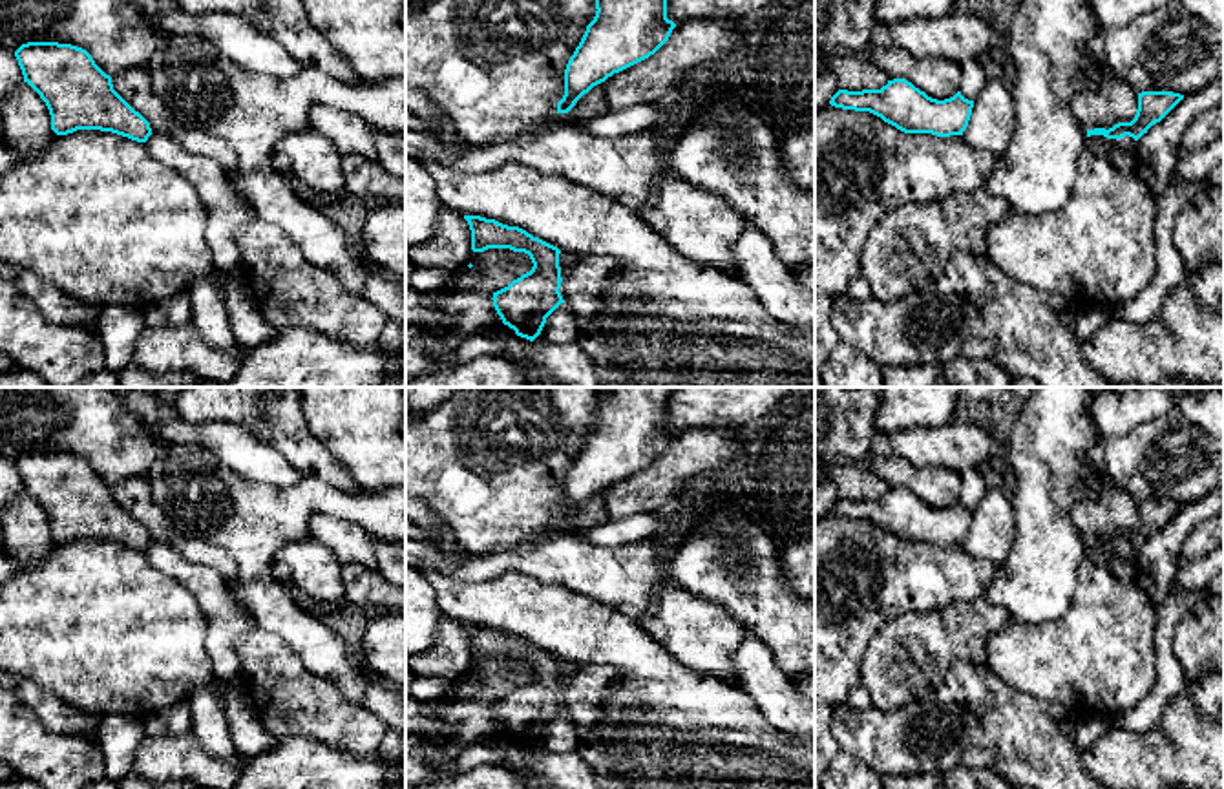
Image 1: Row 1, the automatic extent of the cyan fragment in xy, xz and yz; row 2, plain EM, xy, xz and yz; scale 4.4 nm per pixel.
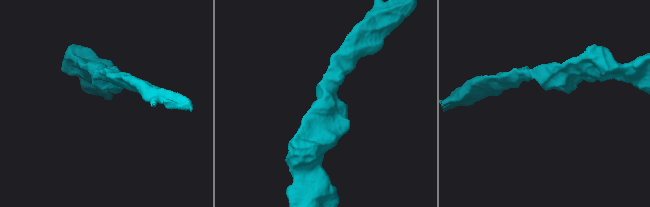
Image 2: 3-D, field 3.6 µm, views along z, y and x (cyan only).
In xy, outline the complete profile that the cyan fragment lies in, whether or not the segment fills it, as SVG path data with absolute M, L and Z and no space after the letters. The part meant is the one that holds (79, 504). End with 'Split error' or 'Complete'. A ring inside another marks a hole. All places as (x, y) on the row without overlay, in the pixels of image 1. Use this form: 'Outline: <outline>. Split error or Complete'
Outline: M27 451L15 466L27 491L46 511L51 539L68 544L100 539L146 552L150 531L115 499L91 464L71 453Z. Complete

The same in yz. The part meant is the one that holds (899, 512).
Outline: M906 488L888 489L881 499L839 499L829 513L842 519L870 521L904 542L937 546L963 544L974 517L974 510L965 508L961 500L937 510Z. Complete

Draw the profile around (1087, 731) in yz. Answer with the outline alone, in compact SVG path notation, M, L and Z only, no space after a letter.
M1109 716L1096 720L1078 720L1074 731L1074 743L1080 751L1087 749L1096 738L1111 729Z

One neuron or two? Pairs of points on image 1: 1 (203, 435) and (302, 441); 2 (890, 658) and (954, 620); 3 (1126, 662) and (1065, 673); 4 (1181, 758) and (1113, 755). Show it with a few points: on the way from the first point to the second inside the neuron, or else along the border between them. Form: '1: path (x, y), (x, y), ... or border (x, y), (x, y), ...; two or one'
1: border (216, 422), (243, 426), (291, 464); two
2: path (907, 658), (916, 658), (938, 636); one
3: path (1111, 665), (1080, 665); one
4: path (1164, 758), (1129, 758); one

